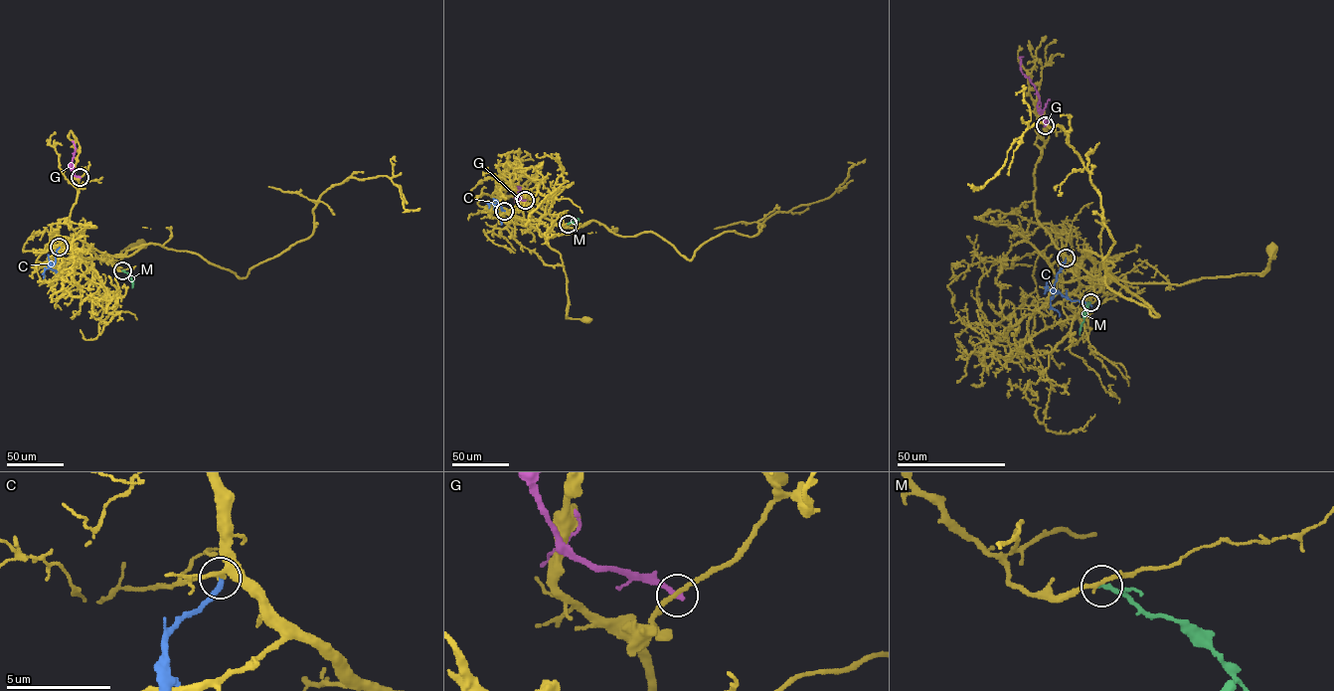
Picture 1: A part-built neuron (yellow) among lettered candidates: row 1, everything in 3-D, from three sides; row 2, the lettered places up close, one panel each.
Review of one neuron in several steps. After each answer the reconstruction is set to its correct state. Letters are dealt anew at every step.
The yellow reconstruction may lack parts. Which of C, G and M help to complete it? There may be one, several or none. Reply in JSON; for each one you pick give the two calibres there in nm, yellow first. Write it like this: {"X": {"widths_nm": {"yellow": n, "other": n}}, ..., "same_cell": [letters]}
{"same_cell": []}

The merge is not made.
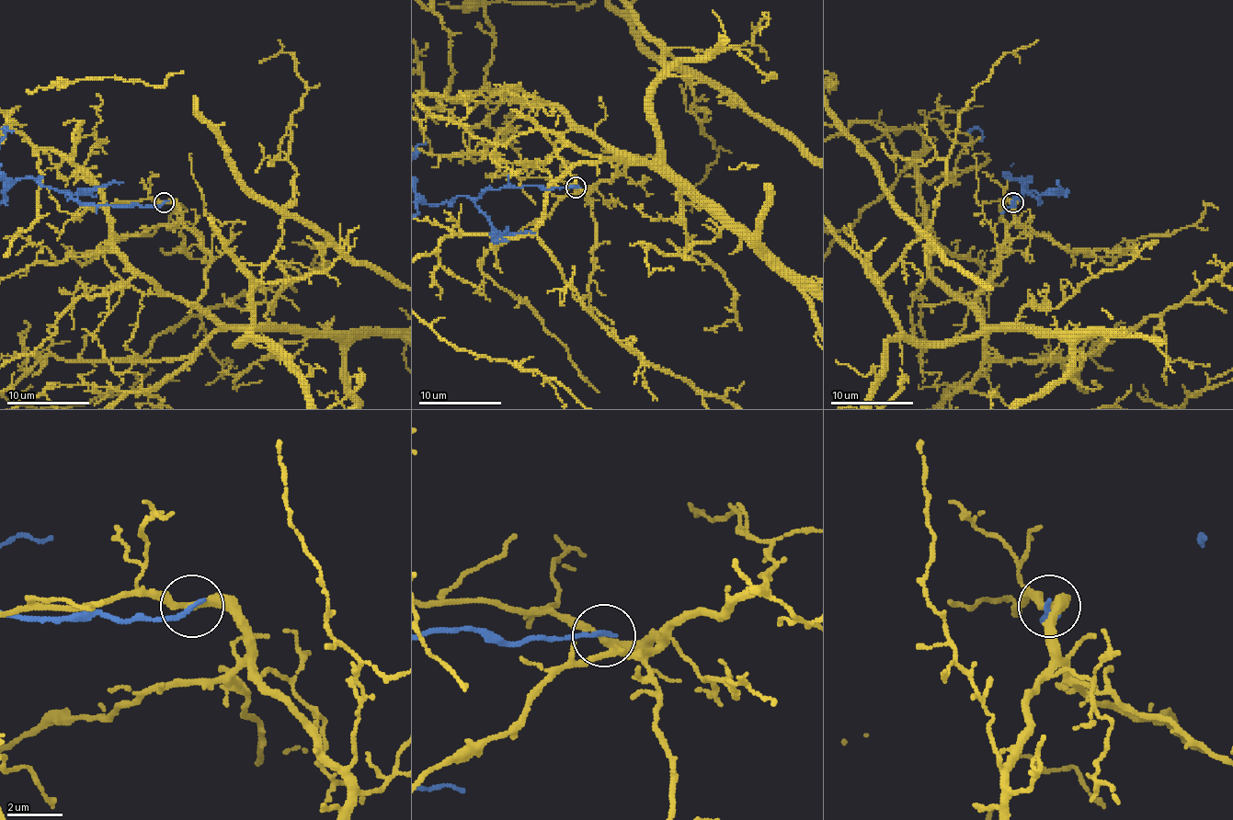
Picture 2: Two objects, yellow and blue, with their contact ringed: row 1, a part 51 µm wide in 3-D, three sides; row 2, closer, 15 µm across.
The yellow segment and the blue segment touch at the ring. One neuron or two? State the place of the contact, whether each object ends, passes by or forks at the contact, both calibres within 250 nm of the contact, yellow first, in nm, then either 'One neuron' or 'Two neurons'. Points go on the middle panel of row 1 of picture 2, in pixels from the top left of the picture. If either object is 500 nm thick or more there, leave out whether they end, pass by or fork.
Place: (576, 187). At the ring yellow passes by. At the ring blue ends. Thickness 280 nm (yellow) against 180 nm. Two neurons

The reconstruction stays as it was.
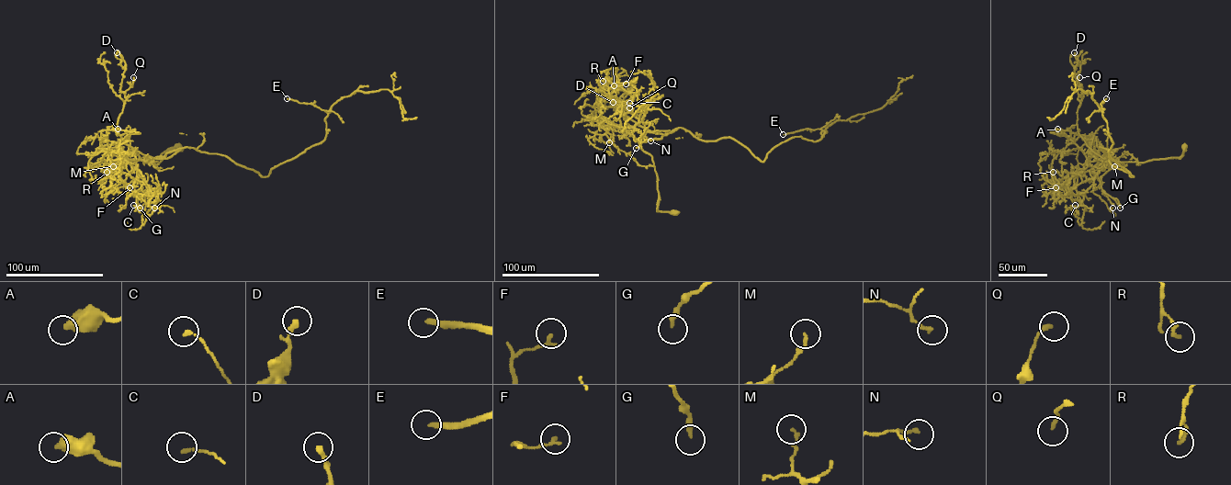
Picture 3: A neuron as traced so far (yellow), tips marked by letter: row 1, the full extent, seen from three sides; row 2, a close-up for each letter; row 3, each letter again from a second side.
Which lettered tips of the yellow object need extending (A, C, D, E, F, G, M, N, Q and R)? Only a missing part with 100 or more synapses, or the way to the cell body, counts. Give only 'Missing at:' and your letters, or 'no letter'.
Missing at: E

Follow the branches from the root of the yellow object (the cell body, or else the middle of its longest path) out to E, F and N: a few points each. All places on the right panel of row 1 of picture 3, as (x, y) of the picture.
E: (1183, 146), (1180, 157), (1143, 163), (1113, 160), (1100, 147), (1117, 168), (1134, 176), (1109, 156), (1106, 98)
F: (1183, 146), (1183, 153), (1180, 157), (1143, 163), (1086, 161), (1071, 187), (1060, 186), (1055, 193), (1055, 187)
N: (1183, 146), (1183, 153), (1180, 157), (1143, 163), (1109, 160), (1094, 179), (1093, 192), (1113, 213), (1112, 208)

